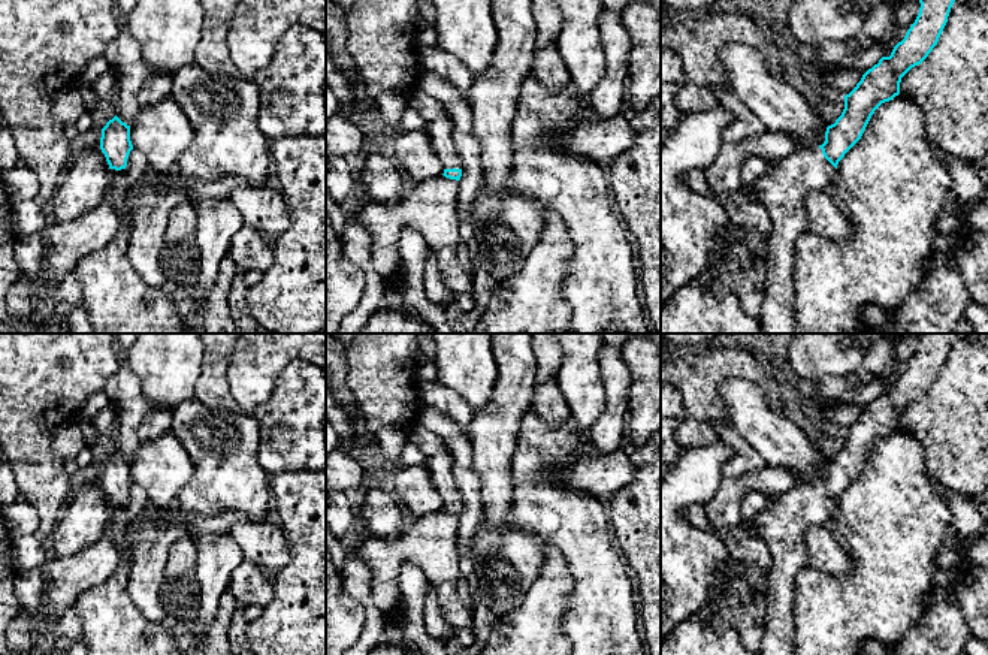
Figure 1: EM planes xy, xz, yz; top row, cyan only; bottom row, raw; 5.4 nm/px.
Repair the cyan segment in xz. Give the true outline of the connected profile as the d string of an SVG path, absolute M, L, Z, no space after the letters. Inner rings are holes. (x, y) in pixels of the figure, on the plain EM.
M416 423L408 431L408 441L424 455L424 467L444 502L444 511L459 516L462 511L460 492L453 477L453 456L442 438Z

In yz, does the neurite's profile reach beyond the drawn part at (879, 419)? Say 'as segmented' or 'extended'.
extended

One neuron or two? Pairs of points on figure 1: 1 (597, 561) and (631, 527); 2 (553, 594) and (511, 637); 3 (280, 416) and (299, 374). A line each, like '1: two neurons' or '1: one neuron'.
1: two neurons
2: one neuron
3: one neuron

